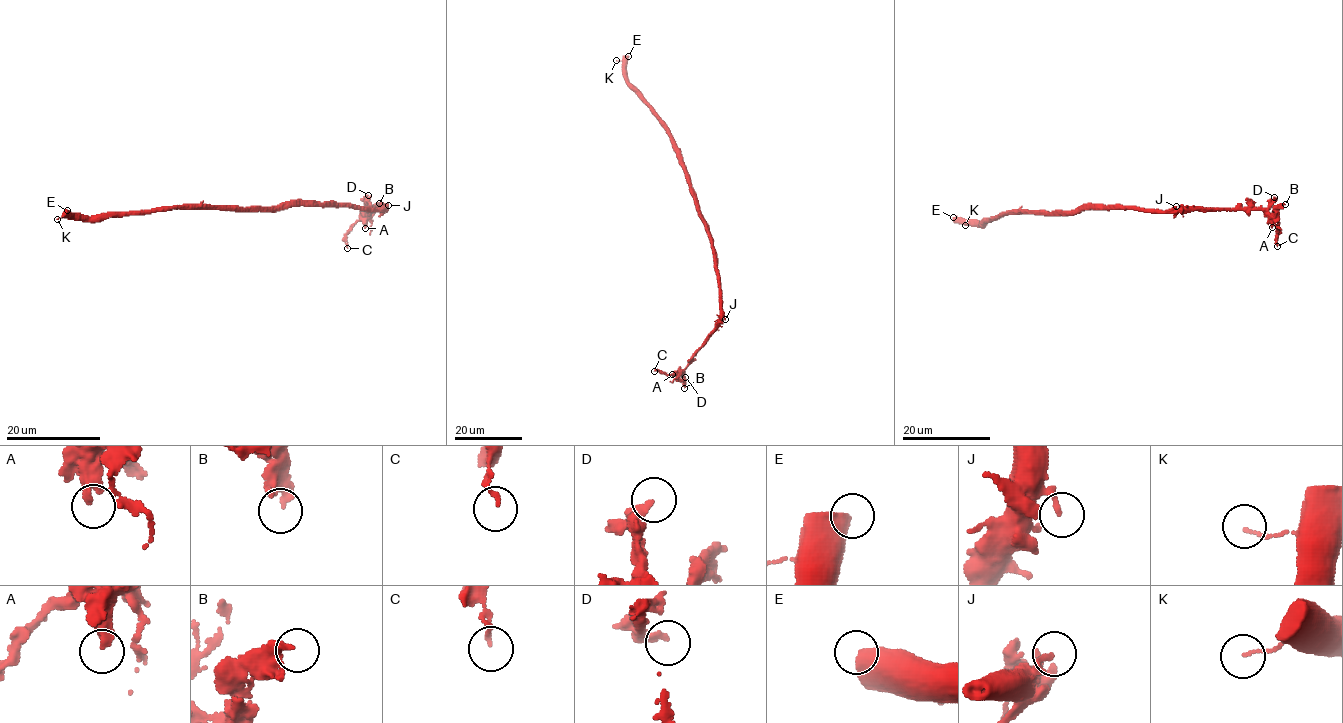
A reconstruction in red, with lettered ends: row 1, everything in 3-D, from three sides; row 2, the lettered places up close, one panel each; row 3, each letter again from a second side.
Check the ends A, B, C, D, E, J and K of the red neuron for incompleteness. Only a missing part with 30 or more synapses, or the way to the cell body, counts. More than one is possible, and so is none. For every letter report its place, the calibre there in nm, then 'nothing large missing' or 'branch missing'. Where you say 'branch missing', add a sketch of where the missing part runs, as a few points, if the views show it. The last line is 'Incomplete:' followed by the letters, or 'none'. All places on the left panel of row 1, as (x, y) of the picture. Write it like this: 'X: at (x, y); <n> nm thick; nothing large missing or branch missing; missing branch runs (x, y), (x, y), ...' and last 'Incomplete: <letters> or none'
A: at (365, 228); 360 nm thick; nothing large missing
B: at (379, 203); 280 nm thick; nothing large missing
C: at (347, 248); 130 nm thick; nothing large missing
D: at (368, 195); 320 nm thick; branch missing
E: at (67, 210); 550 nm thick; nothing large missing
J: at (388, 205); 200 nm thick; nothing large missing
K: at (57, 219); 90 nm thick; nothing large missing
Incomplete: D

